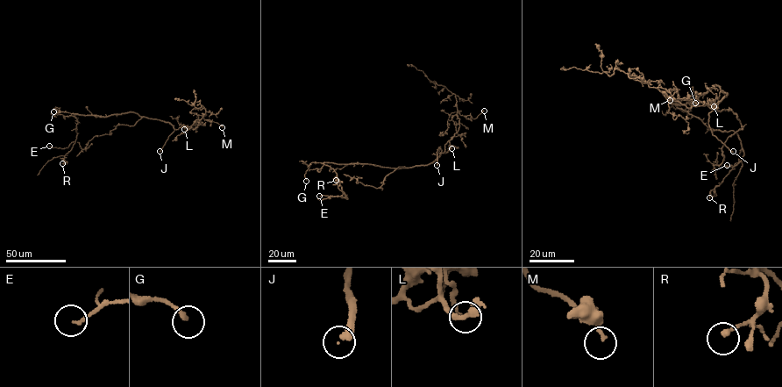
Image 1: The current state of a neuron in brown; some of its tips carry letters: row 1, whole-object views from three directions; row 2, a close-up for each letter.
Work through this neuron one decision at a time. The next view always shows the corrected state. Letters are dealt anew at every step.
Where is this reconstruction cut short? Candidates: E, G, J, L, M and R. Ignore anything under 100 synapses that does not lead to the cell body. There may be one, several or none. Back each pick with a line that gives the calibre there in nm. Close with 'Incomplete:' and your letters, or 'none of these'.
J: calibre 280 nm
Incomplete: J

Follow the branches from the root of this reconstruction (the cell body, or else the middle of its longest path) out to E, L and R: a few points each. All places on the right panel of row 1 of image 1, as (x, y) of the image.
E: (716, 85), (696, 101), (675, 105), (709, 128), (738, 134), (742, 148), (739, 161), (735, 166), (727, 165)
L: (716, 85), (728, 93), (715, 109), (709, 108), (700, 102), (698, 104), (704, 105), (710, 101), (714, 106)
R: (716, 85), (696, 101), (675, 105), (709, 128), (738, 134), (743, 156), (709, 197)

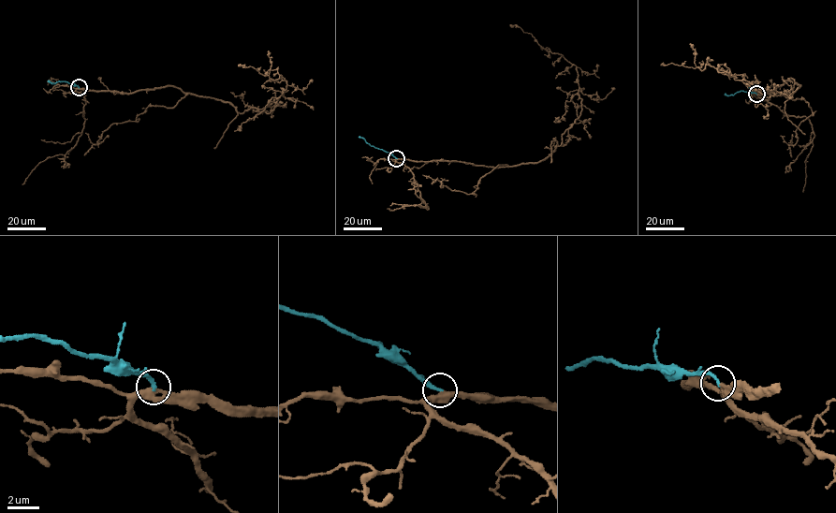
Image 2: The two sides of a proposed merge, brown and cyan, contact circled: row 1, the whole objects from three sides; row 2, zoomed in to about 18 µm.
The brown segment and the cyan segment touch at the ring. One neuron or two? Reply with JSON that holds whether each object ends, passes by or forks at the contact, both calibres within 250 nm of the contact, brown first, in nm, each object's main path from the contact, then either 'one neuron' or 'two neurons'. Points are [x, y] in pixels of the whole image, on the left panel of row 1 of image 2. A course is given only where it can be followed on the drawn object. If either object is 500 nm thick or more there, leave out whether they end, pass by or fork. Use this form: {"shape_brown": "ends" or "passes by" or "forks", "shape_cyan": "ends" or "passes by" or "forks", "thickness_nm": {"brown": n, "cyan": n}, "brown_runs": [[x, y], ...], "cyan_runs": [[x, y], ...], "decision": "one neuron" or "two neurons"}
{"shape_brown": "passes by", "shape_cyan": "ends", "thickness_nm": {"brown": 400, "cyan": 240}, "brown_runs": [[79, 87], [133, 93], [178, 87], [227, 101], [242, 113], [255, 108], [269, 112], [285, 80], [238, 65]], "cyan_runs": [[79, 87], [65, 81], [54, 83], [48, 80]], "decision": "one neuron"}

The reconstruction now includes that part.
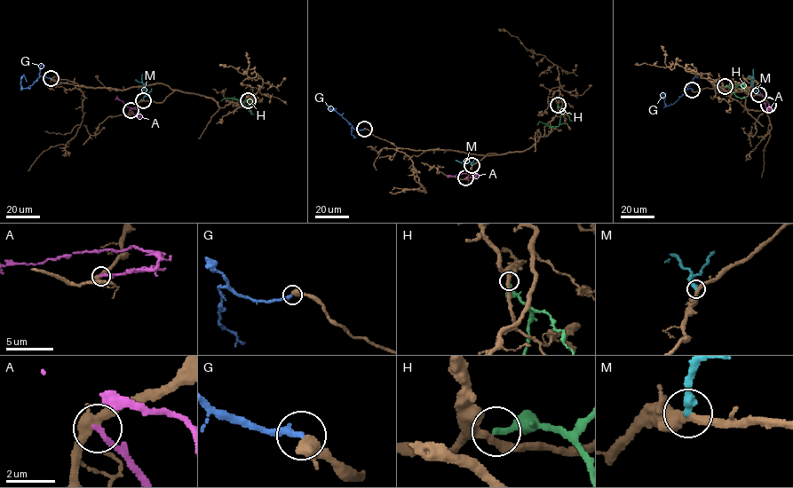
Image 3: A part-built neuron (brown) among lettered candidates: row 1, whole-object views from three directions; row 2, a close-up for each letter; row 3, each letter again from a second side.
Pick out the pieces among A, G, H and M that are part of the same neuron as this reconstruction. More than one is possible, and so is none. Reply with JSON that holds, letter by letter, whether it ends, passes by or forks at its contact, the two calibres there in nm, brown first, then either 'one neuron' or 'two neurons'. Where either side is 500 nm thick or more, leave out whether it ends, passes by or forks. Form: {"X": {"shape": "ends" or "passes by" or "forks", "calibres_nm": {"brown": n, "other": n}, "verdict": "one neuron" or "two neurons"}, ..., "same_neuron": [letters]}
{"A": {"shape": "ends", "calibres_nm": {"brown": 360, "other": 240}, "verdict": "two neurons"}, "G": {"shape": "ends", "calibres_nm": {"brown": 400, "other": 280}, "verdict": "one neuron"}, "H": {"shape": "ends", "calibres_nm": {"brown": 320, "other": 280}, "verdict": "two neurons"}, "M": {"shape": "ends", "calibres_nm": {"brown": 320, "other": 280}, "verdict": "two neurons"}, "same_neuron": ["G"]}

